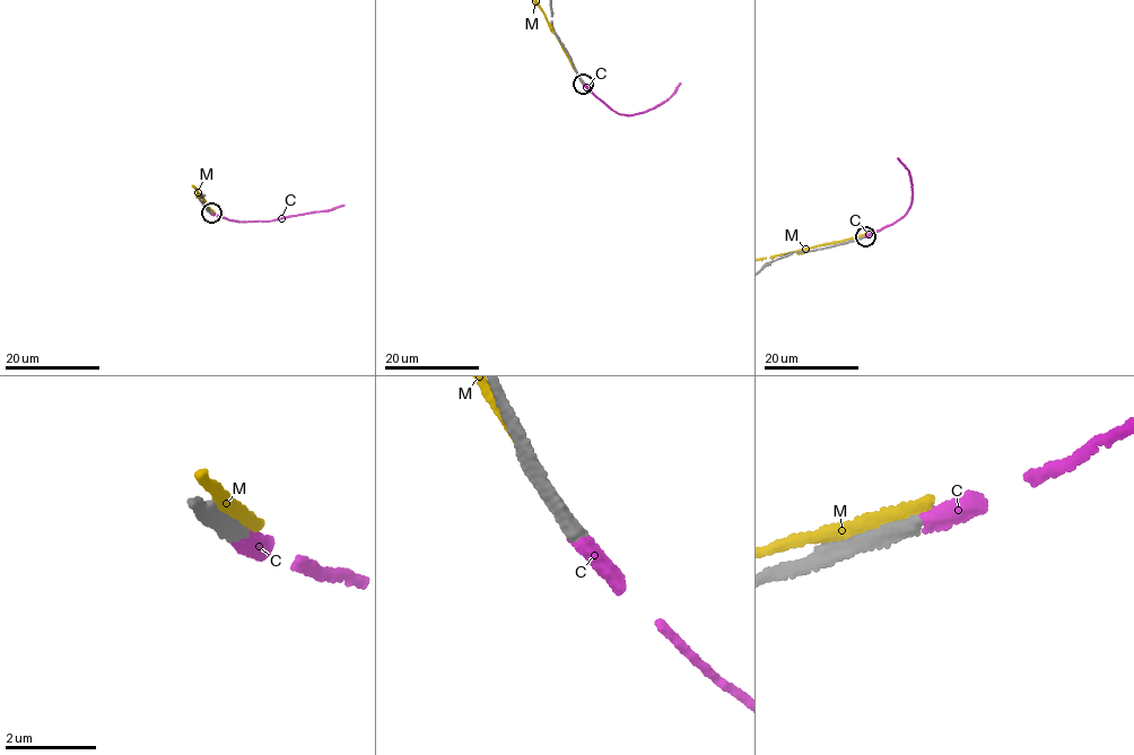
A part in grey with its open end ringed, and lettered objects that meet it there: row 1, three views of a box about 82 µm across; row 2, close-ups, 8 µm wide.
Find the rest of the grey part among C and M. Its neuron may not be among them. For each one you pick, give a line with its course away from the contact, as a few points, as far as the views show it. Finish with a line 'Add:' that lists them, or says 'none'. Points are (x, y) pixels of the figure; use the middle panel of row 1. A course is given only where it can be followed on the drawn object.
C: Its course: (583, 83), (611, 110), (630, 115), (657, 106), (680, 83)
Add: C

